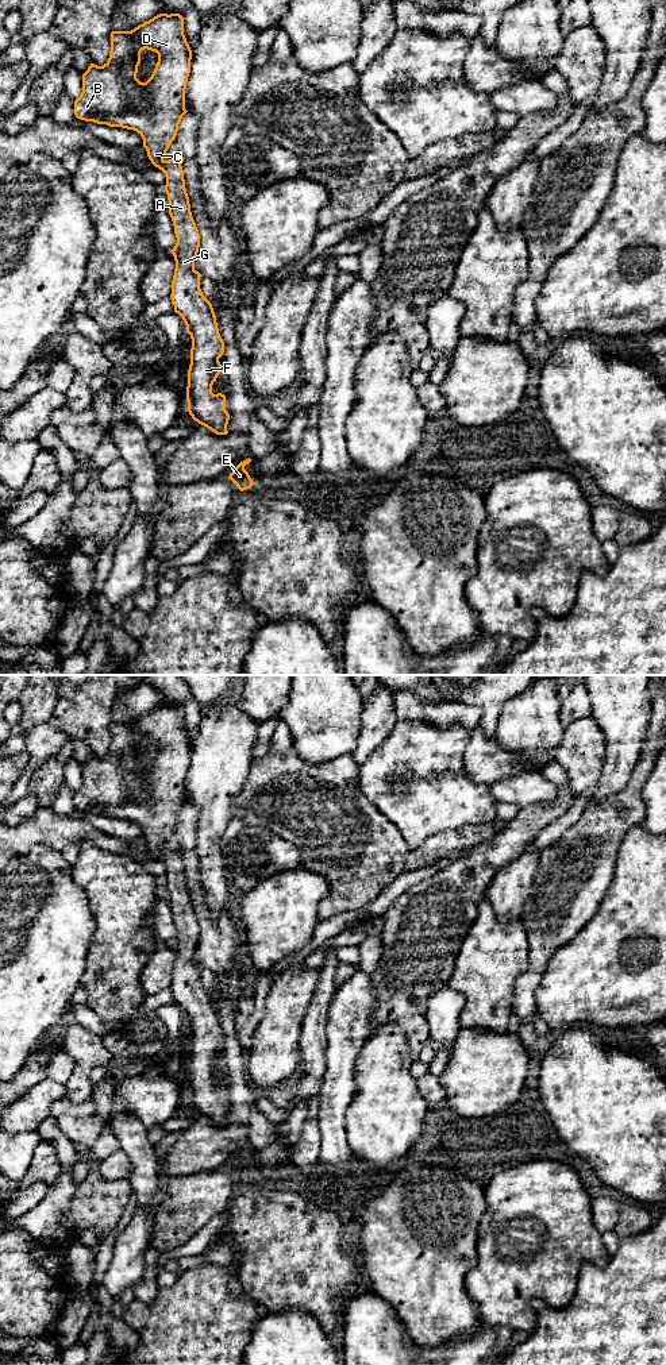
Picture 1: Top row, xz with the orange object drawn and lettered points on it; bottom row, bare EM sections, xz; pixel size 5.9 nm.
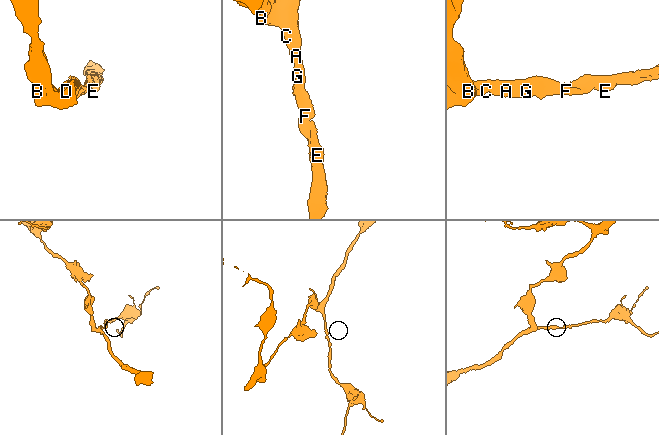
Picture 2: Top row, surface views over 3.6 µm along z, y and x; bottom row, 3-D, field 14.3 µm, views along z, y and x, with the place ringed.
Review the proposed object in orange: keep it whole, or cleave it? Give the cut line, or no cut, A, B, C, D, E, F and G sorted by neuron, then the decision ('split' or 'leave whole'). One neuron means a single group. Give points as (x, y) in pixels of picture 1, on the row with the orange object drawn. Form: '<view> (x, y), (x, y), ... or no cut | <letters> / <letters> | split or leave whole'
no cut | A B C D E F G | leave whole

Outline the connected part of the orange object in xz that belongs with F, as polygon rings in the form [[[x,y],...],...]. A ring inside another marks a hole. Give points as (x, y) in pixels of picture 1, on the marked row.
[[[159,14],[131,31],[111,32],[109,58],[103,66],[91,63],[82,74],[82,92],[74,101],[77,119],[122,127],[136,131],[151,163],[166,176],[165,192],[169,200],[169,215],[174,225],[177,243],[172,250],[176,261],[172,281],[172,302],[192,339],[190,365],[188,370],[188,412],[195,421],[216,435],[227,435],[230,414],[226,410],[226,396],[213,394],[212,385],[222,371],[219,358],[224,352],[224,342],[219,333],[212,304],[200,289],[201,274],[195,270],[195,259],[200,247],[200,234],[192,217],[189,197],[182,171],[184,157],[165,161],[163,157],[174,140],[185,109],[185,89],[190,73],[192,50],[184,35],[184,18],[180,14]],[[147,49],[158,54],[158,62],[146,82],[136,78],[140,53]]]

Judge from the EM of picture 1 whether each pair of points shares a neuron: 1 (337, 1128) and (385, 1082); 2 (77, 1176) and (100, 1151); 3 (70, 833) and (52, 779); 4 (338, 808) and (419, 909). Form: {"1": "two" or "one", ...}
{"1": "two", "2": "one", "3": "two", "4": "two"}

